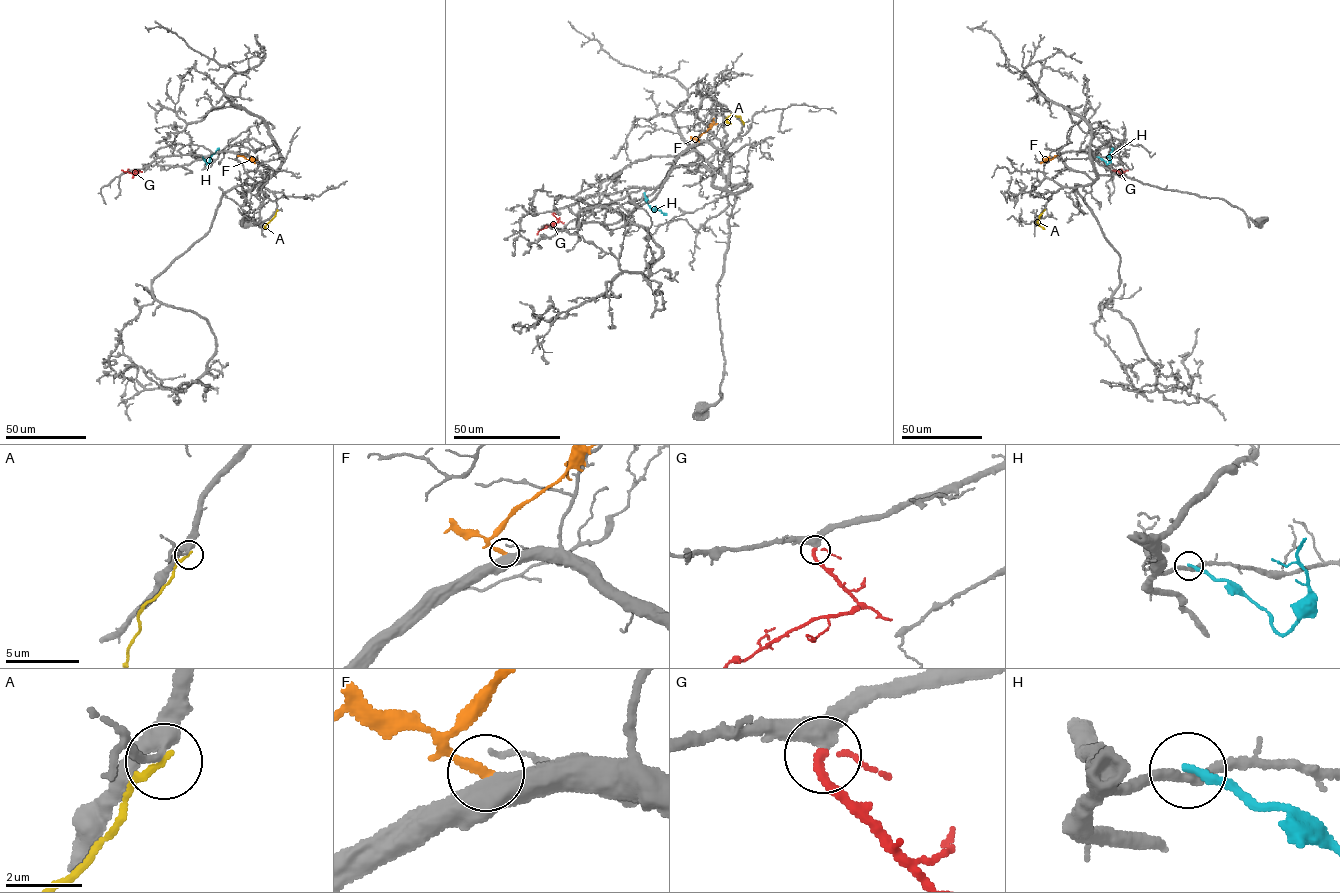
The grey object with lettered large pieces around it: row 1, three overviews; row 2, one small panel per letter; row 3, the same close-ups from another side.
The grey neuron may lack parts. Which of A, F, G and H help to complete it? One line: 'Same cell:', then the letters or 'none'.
Same cell: G

